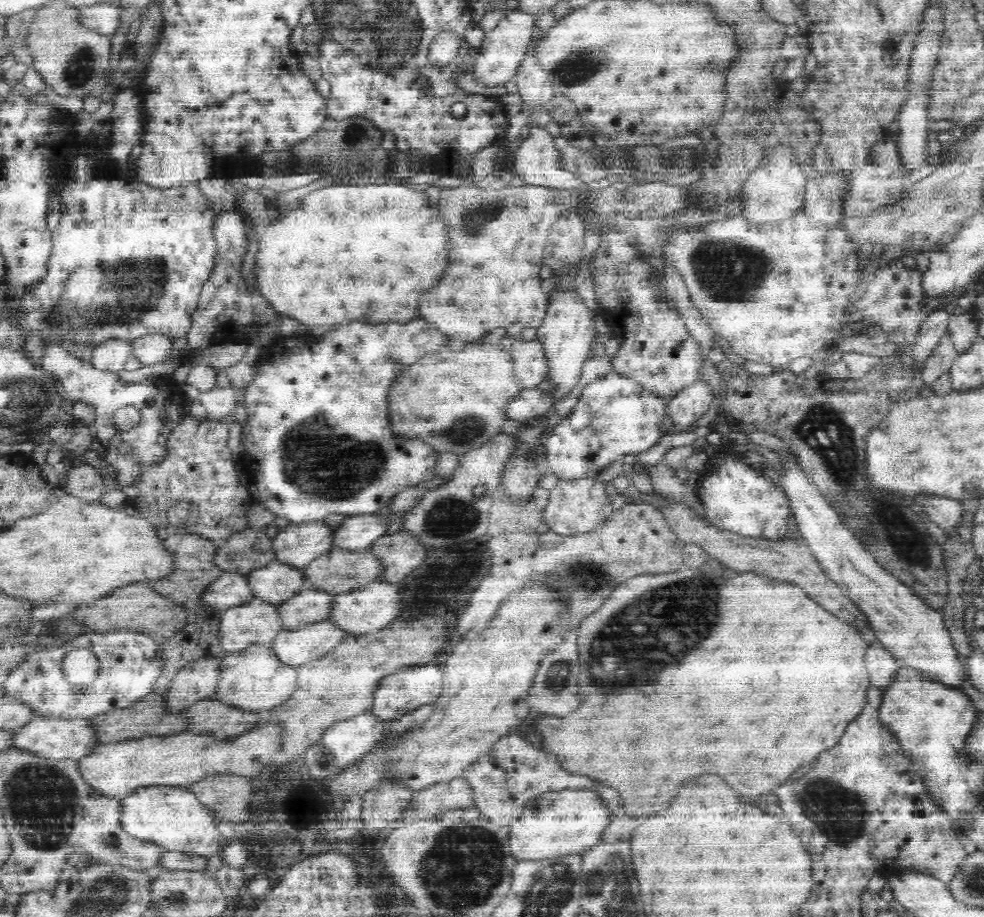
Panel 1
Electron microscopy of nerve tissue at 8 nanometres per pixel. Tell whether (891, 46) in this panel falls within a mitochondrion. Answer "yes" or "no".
no

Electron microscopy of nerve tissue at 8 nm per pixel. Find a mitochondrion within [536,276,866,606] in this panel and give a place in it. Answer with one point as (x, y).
(588, 579)

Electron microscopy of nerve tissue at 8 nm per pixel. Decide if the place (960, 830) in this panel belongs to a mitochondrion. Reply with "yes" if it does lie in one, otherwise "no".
no

